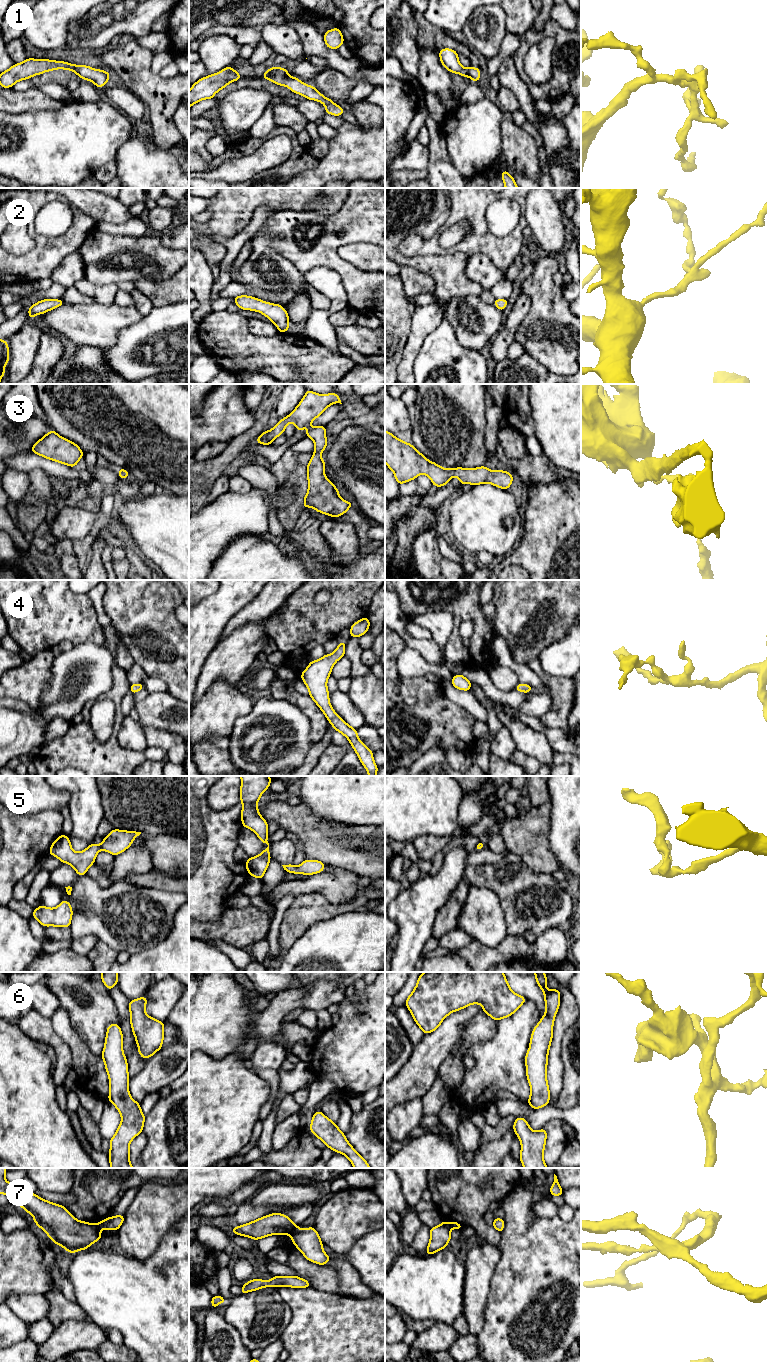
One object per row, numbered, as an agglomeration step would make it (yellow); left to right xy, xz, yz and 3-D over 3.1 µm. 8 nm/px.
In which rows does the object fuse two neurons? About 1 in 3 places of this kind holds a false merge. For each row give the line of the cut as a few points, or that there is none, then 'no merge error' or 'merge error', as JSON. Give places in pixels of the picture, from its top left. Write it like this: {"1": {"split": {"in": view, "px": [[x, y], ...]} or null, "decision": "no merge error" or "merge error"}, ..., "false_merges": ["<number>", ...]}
{"1": {"split": null, "decision": "no merge error"}, "2": {"split": null, "decision": "no merge error"}, "3": {"split": null, "decision": "no merge error"}, "4": {"split": null, "decision": "no merge error"}, "5": {"split": null, "decision": "no merge error"}, "6": {"split": null, "decision": "no merge error"}, "7": {"split": {"in": "xz", "px": [[299, 1228], [291, 1234]]}, "decision": "merge error"}, "false_merges": ["7"]}

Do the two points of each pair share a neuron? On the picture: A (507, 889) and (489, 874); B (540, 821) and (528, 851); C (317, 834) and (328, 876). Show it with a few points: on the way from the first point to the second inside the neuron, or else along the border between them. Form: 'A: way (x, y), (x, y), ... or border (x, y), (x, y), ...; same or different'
A: way (503, 885), (500, 885), (493, 878); same
B: way (533, 828), (529, 832), (529, 844); same
C: border (325, 864), (339, 866), (348, 871); different

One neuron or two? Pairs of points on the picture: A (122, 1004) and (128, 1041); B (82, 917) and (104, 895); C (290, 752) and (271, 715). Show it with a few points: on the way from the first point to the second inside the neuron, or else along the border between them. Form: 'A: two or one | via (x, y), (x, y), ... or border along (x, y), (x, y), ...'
A: one | via (124, 1013), (124, 1023), (127, 1032)
B: one | via (87, 912), (99, 900)
C: one | via (282, 743), (275, 736), (272, 724)

